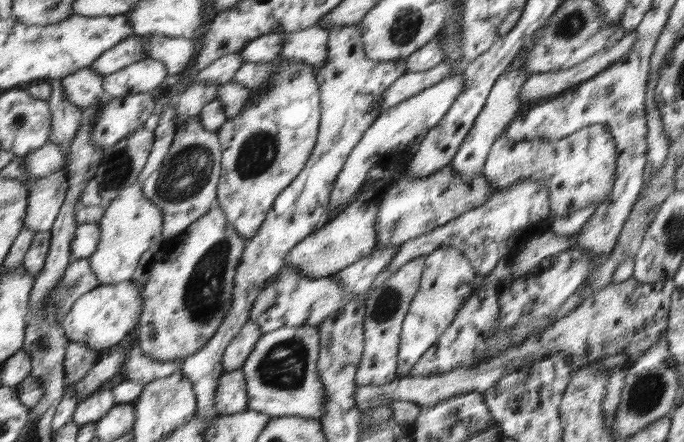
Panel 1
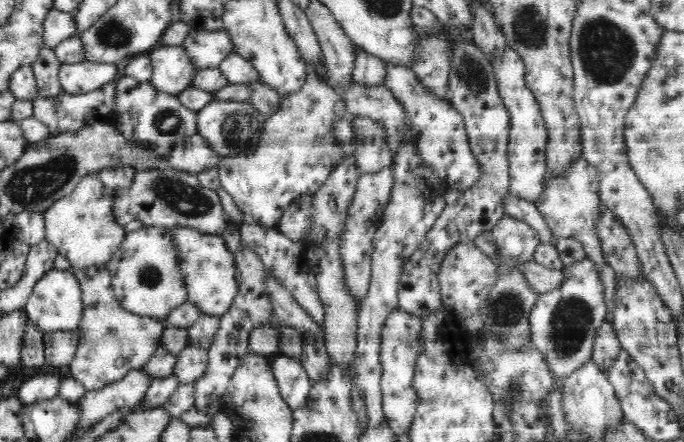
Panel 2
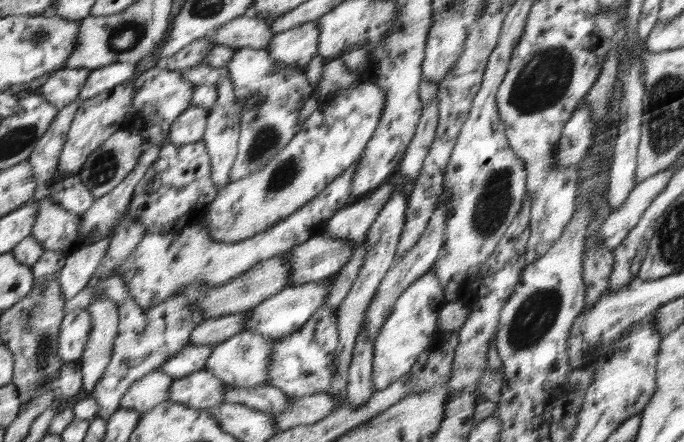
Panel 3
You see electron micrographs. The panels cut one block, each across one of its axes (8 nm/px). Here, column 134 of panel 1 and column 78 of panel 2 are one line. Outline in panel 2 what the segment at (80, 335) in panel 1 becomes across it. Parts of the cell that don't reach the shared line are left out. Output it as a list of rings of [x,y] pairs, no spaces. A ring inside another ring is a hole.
[[[54,269],[34,285],[23,309],[27,312],[32,327],[45,335],[53,332],[78,331],[84,316],[84,307],[82,287],[77,277],[70,270]]]

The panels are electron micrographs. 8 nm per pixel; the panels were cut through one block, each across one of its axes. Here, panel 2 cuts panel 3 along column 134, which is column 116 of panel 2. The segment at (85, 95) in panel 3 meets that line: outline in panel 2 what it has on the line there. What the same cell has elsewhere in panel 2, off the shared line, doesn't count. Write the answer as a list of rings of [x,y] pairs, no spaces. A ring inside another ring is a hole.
[[[84,61],[63,64],[59,70],[59,82],[67,95],[86,94],[102,88],[118,78],[118,63]]]

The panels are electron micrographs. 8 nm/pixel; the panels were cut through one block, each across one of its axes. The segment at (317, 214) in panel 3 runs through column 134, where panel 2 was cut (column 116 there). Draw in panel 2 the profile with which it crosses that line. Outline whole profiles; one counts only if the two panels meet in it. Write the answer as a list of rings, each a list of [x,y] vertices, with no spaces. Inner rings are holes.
[[[143,226],[141,230],[136,230],[132,234],[126,236],[126,240],[121,242],[121,245],[117,248],[116,252],[113,254],[112,260],[107,264],[107,269],[112,275],[112,286],[114,289],[114,294],[122,308],[133,312],[135,315],[140,316],[150,316],[156,318],[166,318],[173,310],[180,308],[183,304],[189,301],[189,287],[187,280],[185,279],[185,272],[183,272],[183,258],[180,252],[179,246],[174,242],[174,233],[172,229],[160,226]]]

